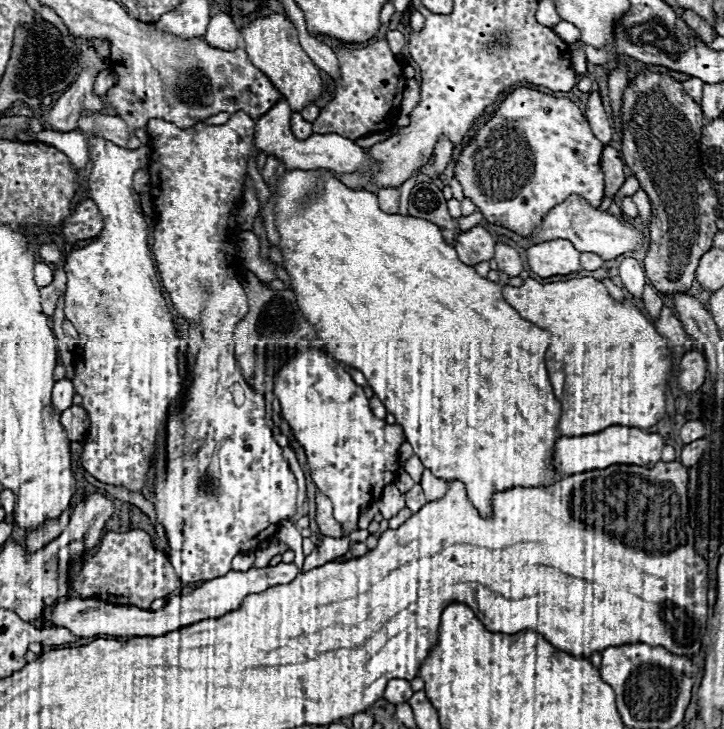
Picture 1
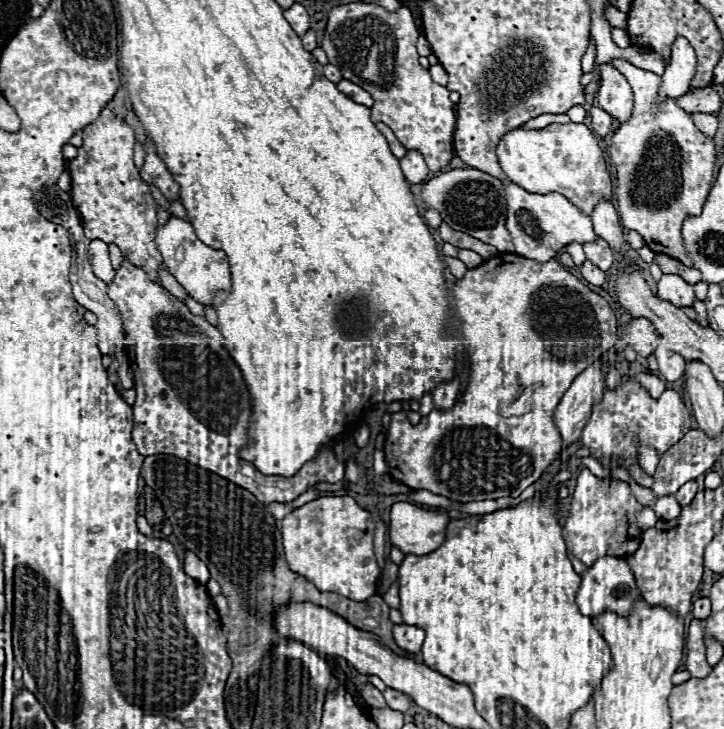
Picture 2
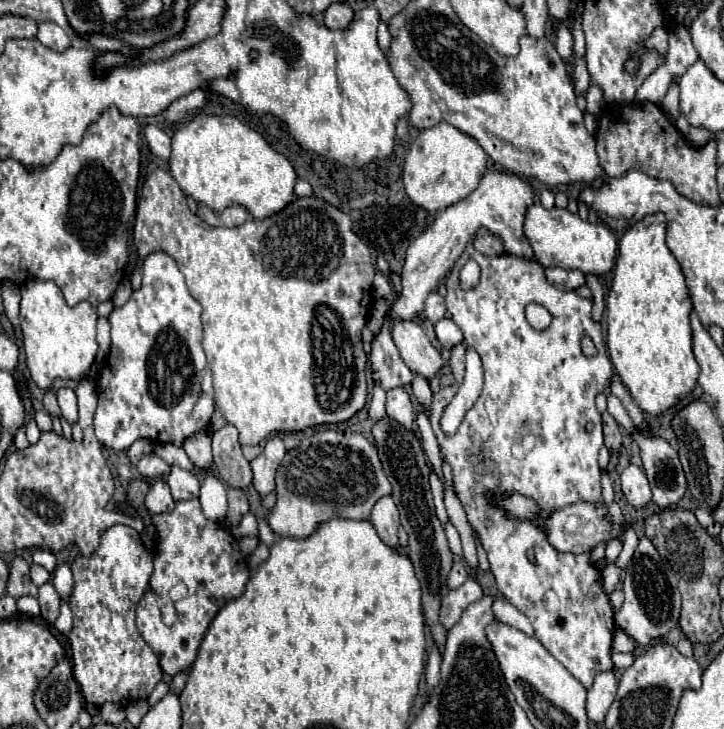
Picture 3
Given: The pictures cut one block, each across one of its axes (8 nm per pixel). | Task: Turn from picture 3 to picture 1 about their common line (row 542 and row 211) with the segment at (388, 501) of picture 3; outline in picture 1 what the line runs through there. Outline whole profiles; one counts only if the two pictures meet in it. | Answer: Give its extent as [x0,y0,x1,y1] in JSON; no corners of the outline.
[378,188,400,214]

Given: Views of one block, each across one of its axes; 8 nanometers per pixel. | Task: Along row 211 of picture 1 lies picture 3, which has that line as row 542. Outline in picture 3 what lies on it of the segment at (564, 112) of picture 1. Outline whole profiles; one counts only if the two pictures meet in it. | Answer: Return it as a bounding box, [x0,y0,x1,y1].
[430,244,614,690]

